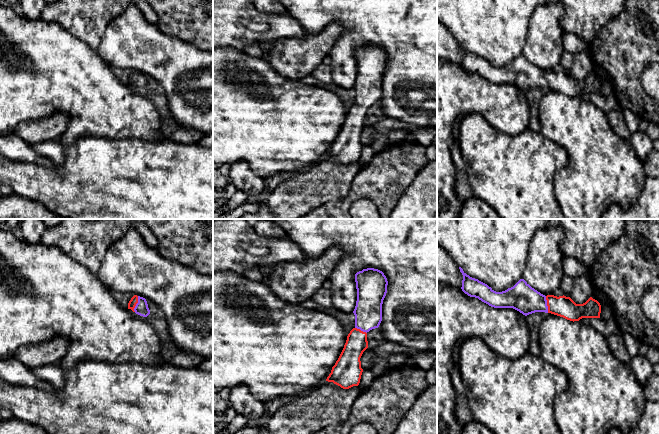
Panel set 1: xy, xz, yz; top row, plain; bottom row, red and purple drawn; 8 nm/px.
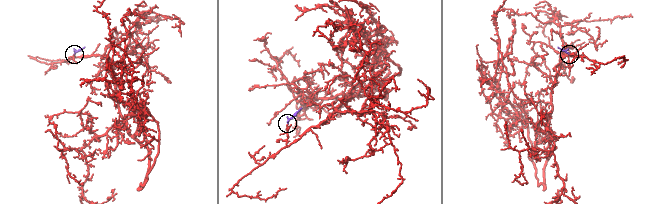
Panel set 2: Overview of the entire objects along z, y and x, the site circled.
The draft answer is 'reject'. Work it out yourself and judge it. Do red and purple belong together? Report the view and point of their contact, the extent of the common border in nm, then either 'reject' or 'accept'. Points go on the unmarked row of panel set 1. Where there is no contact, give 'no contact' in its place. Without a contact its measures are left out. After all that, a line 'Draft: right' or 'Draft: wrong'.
contact yz (547, 80); length 140 nm; accept
Draft: wrong

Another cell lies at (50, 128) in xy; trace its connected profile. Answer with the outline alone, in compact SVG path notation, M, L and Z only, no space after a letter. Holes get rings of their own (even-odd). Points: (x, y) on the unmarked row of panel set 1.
M59 112L36 120L27 120L17 125L14 133L28 144L56 141L66 131L70 117Z

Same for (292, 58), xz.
M331 23L318 33L306 33L302 39L280 39L265 58L282 77L300 81L334 52L342 32L340 24Z

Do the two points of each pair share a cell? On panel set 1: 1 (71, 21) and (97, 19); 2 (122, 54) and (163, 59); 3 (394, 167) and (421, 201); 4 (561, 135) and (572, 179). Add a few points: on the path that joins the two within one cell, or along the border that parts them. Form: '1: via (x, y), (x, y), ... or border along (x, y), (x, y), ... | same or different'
1: via (77, 20), (91, 20) | same
2: via (132, 54), (153, 54) | same
3: border along (423, 166), (395, 204) | different
4: via (572, 146), (576, 150), (576, 168) | same

